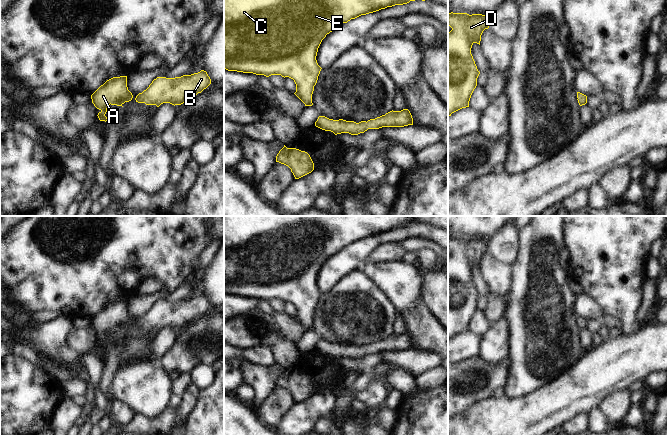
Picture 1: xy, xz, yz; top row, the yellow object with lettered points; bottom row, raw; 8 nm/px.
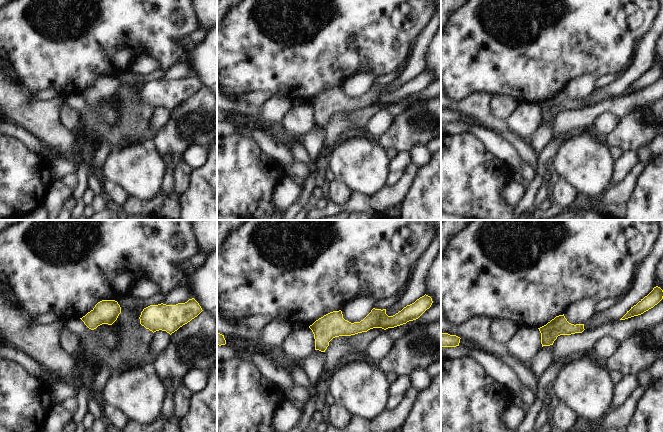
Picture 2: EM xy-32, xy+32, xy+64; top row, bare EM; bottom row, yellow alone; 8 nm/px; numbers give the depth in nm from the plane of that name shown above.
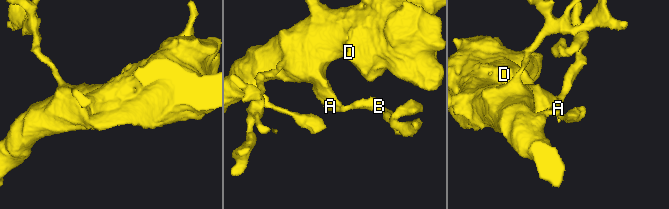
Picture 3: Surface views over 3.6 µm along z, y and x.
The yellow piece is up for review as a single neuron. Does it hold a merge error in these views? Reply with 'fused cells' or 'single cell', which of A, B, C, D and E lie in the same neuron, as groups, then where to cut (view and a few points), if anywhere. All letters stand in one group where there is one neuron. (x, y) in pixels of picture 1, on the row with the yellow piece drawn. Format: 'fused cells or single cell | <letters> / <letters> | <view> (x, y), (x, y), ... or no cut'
single cell | A B C D E | no cut

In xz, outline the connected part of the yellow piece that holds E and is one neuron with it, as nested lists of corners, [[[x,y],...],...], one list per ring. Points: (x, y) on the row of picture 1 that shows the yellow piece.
[[[224,0],[224,69],[256,75],[281,75],[294,80],[294,93],[305,106],[312,106],[312,94],[321,67],[316,56],[322,40],[343,23],[415,0]]]

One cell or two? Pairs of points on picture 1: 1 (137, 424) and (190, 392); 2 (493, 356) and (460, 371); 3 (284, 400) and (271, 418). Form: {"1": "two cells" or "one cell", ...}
{"1": "one cell", "2": "two cells", "3": "one cell"}

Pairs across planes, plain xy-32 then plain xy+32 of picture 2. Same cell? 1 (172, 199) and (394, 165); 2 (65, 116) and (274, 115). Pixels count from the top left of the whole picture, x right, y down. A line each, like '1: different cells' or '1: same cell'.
1: same cell
2: different cells

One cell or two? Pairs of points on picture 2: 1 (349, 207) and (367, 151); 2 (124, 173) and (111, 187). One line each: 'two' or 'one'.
1: two
2: two

